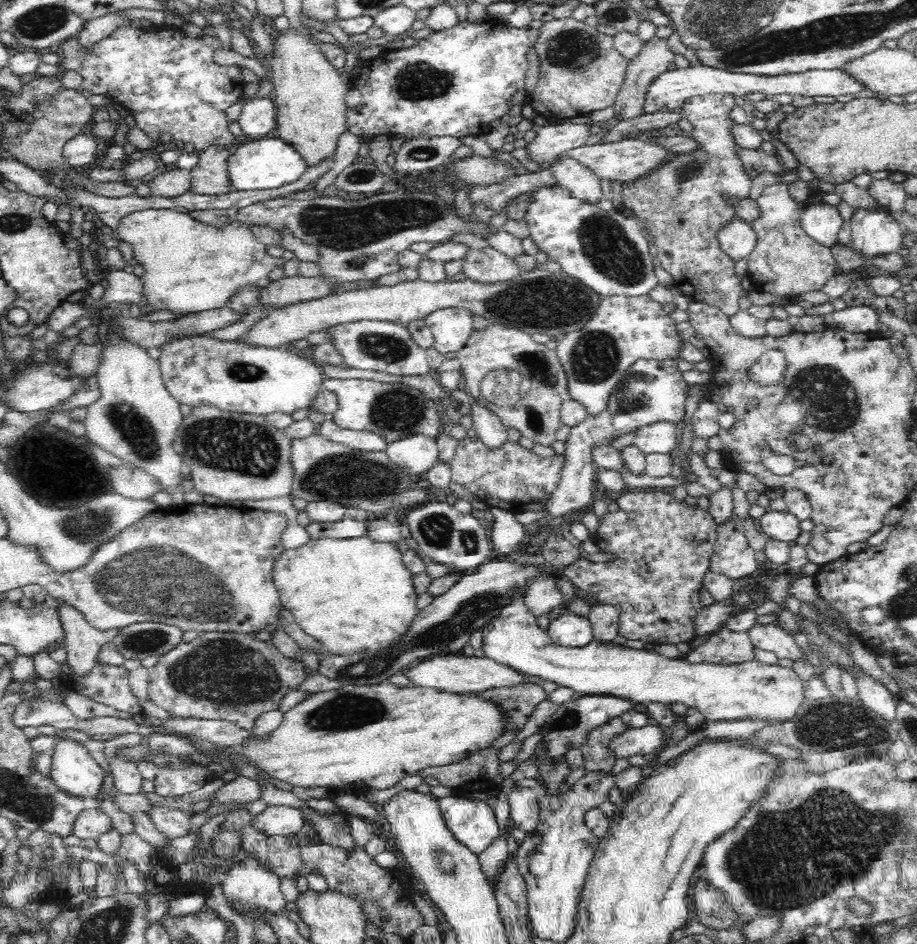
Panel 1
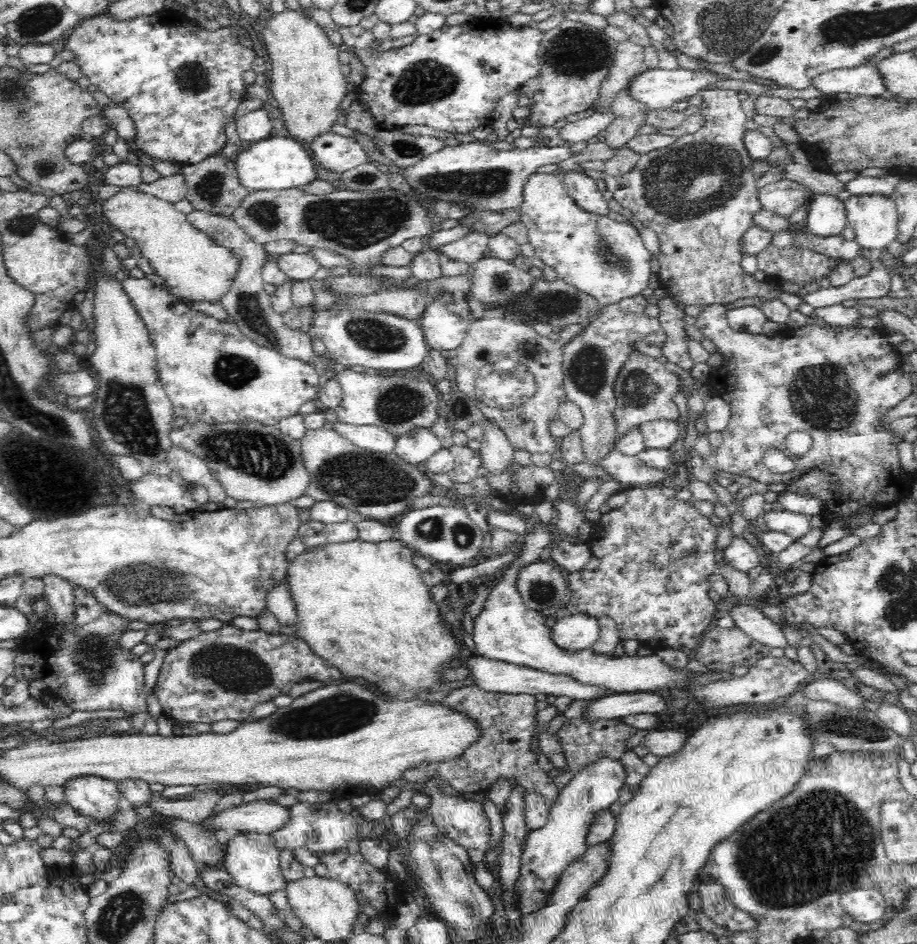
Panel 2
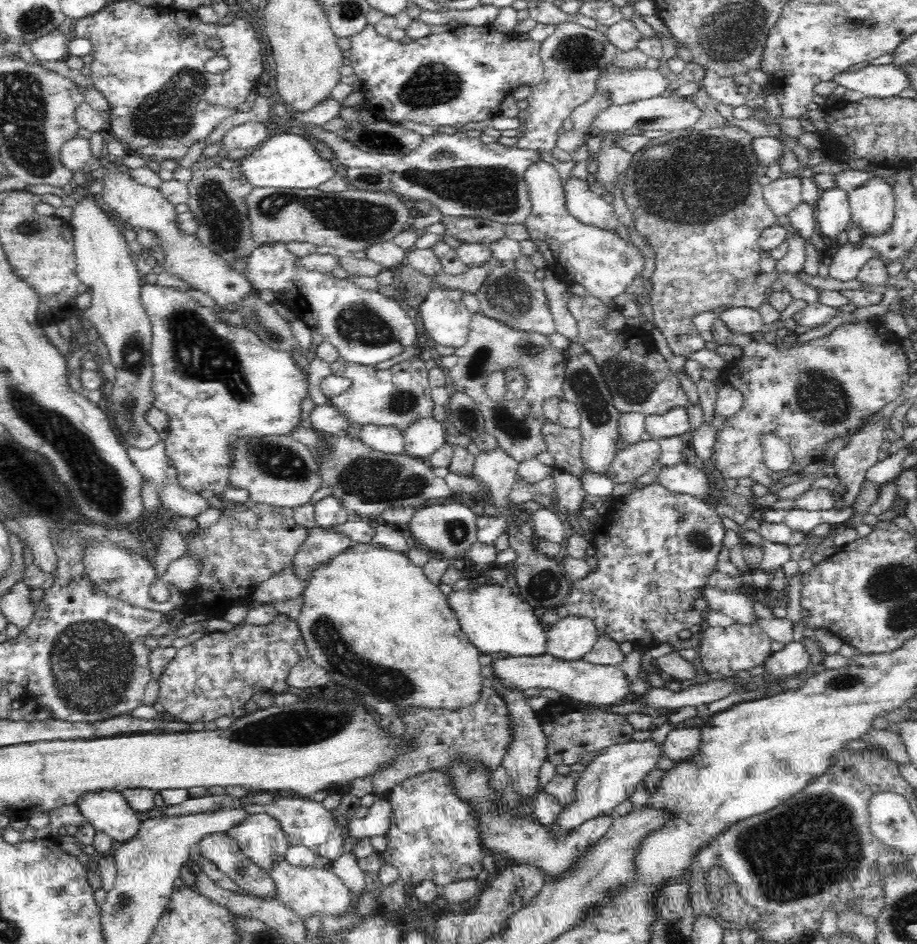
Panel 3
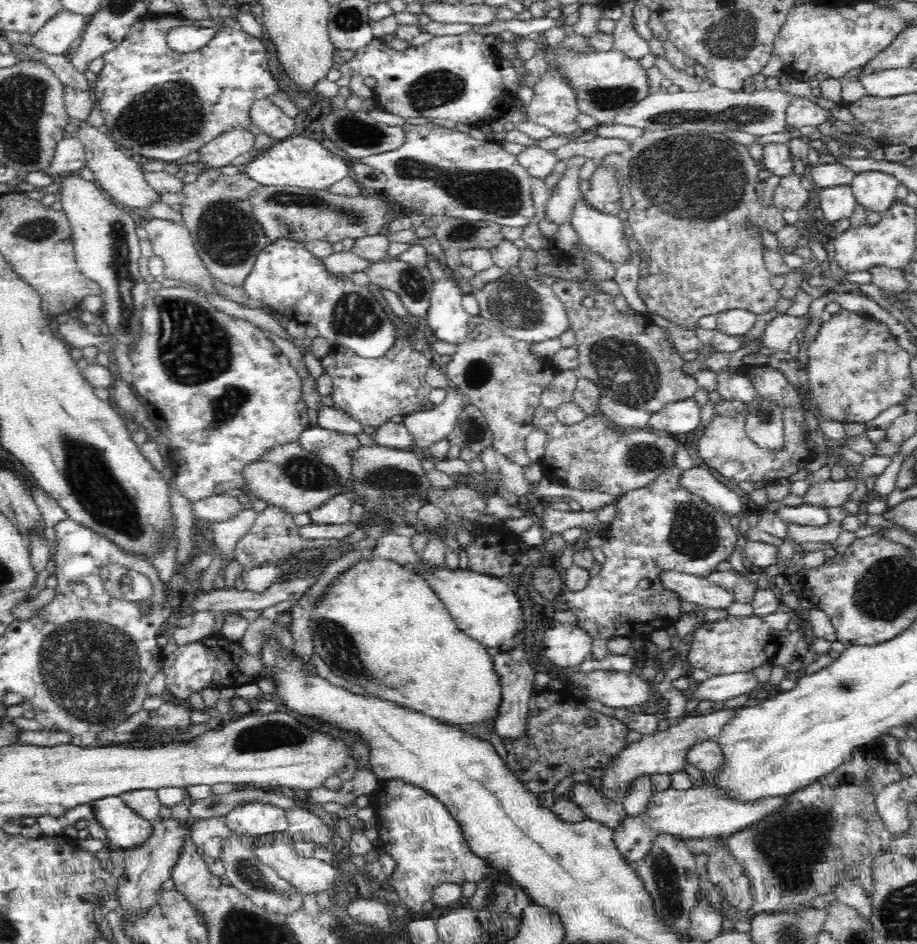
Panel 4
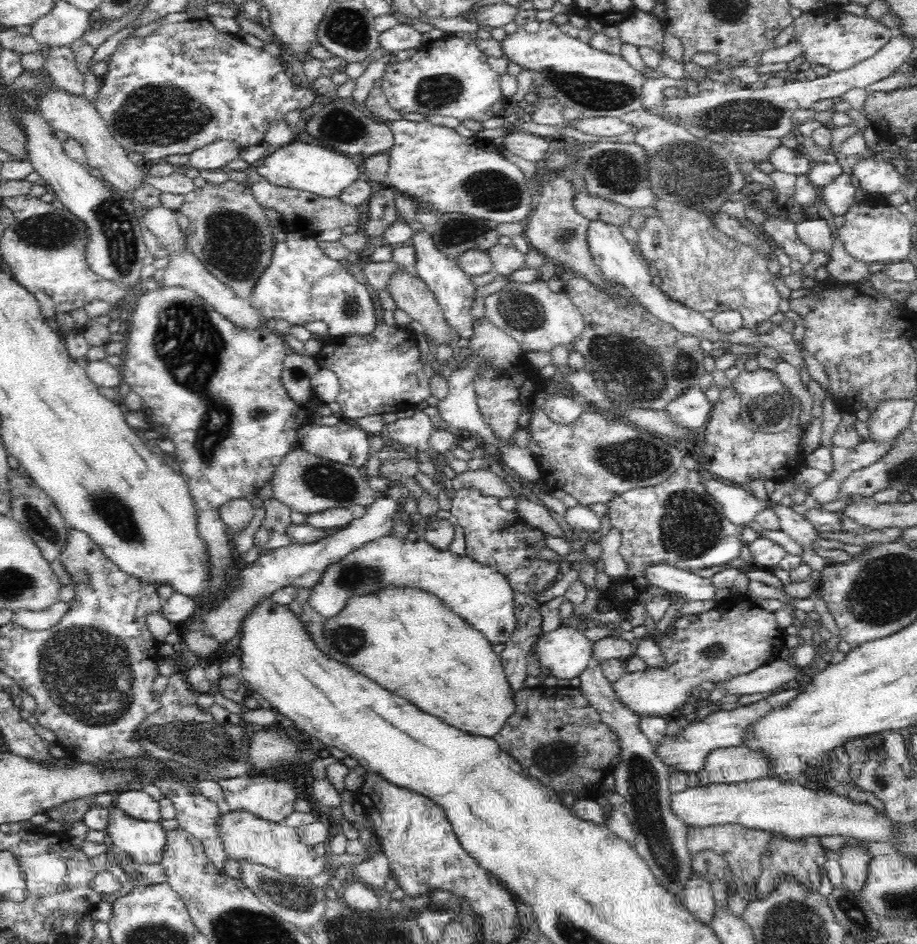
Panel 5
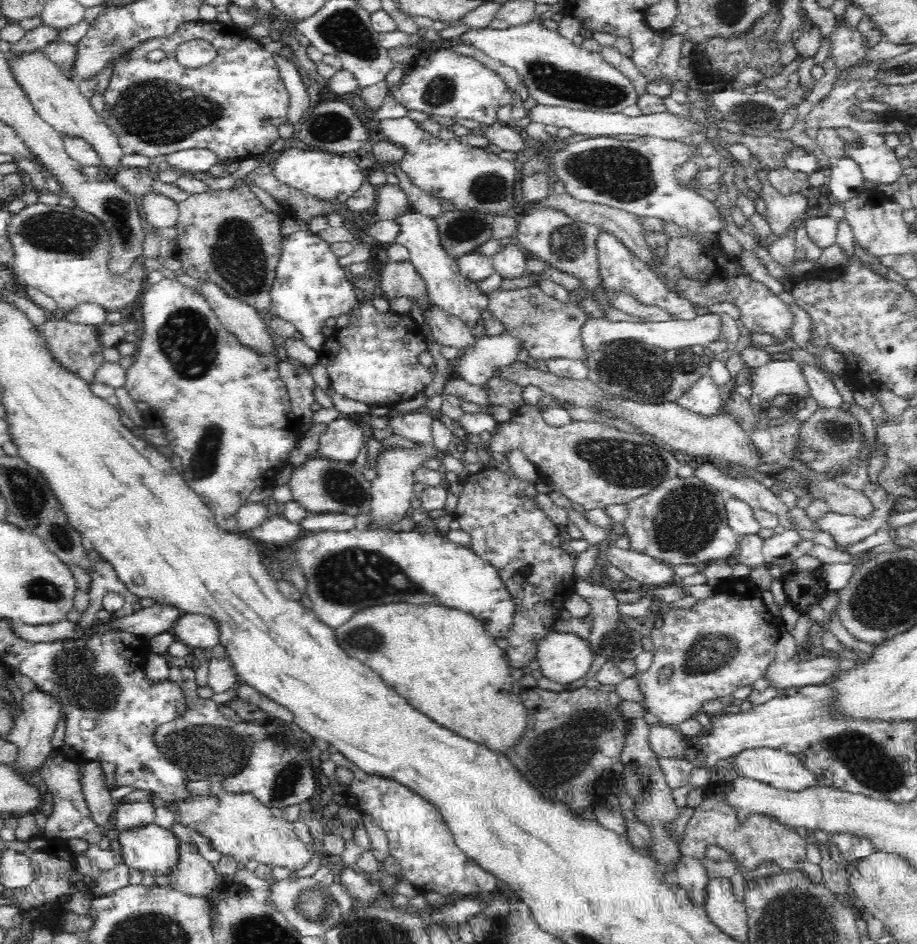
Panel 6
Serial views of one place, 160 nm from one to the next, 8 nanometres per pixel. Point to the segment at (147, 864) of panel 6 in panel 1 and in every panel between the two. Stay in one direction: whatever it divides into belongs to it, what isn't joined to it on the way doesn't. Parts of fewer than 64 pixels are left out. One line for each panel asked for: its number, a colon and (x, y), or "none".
1: (73, 769)
2: (92, 795)
3: (108, 810)
4: (125, 828)
5: (143, 841)

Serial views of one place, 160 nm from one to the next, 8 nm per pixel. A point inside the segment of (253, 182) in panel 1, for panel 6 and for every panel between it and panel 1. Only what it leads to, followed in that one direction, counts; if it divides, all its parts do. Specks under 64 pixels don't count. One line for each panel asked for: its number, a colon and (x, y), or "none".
2: (276, 163)
3: (287, 161)
4: (295, 161)
5: (324, 172)
6: (332, 177)

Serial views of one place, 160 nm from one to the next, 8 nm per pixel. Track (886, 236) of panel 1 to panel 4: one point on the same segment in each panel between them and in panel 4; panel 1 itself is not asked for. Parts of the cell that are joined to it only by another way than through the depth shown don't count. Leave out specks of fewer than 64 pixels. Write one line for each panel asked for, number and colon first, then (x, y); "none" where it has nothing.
2: (875, 219)
3: (872, 206)
4: (876, 191)

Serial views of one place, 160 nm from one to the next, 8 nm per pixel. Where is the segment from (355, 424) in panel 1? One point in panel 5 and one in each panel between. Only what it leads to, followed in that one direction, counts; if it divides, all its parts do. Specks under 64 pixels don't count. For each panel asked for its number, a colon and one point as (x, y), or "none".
2: (399, 404)
3: (396, 397)
4: (373, 391)
5: (383, 373)

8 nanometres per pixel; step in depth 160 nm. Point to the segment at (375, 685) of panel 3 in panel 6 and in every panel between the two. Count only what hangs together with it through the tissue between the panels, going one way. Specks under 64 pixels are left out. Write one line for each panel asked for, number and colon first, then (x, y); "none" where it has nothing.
4: (379, 624)
5: (405, 639)
6: (442, 661)

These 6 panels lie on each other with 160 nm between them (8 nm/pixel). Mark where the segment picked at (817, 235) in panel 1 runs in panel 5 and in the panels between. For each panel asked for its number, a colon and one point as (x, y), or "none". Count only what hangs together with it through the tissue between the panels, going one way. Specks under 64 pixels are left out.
2: (826, 216)
3: (832, 214)
4: (836, 203)
5: (839, 195)

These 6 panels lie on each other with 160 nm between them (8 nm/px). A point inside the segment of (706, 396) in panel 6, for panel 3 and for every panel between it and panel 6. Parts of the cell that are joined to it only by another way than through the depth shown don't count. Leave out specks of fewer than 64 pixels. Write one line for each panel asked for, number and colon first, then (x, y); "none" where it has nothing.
3: (674, 422)
4: (680, 418)
5: (691, 410)

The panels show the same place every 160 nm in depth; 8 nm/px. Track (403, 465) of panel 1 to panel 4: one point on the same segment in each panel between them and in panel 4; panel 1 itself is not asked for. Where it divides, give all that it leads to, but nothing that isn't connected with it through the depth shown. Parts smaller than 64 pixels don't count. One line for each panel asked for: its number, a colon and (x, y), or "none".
2: (415, 447)
3: (423, 437)
4: (426, 427)

